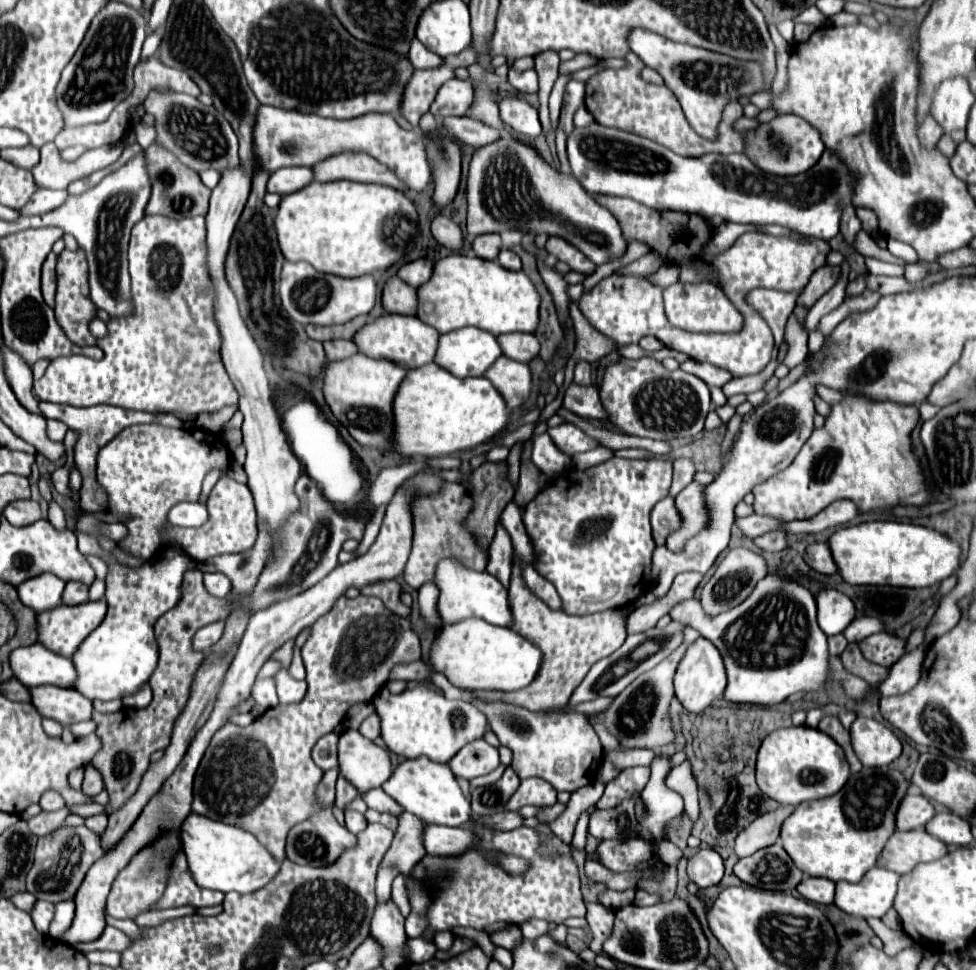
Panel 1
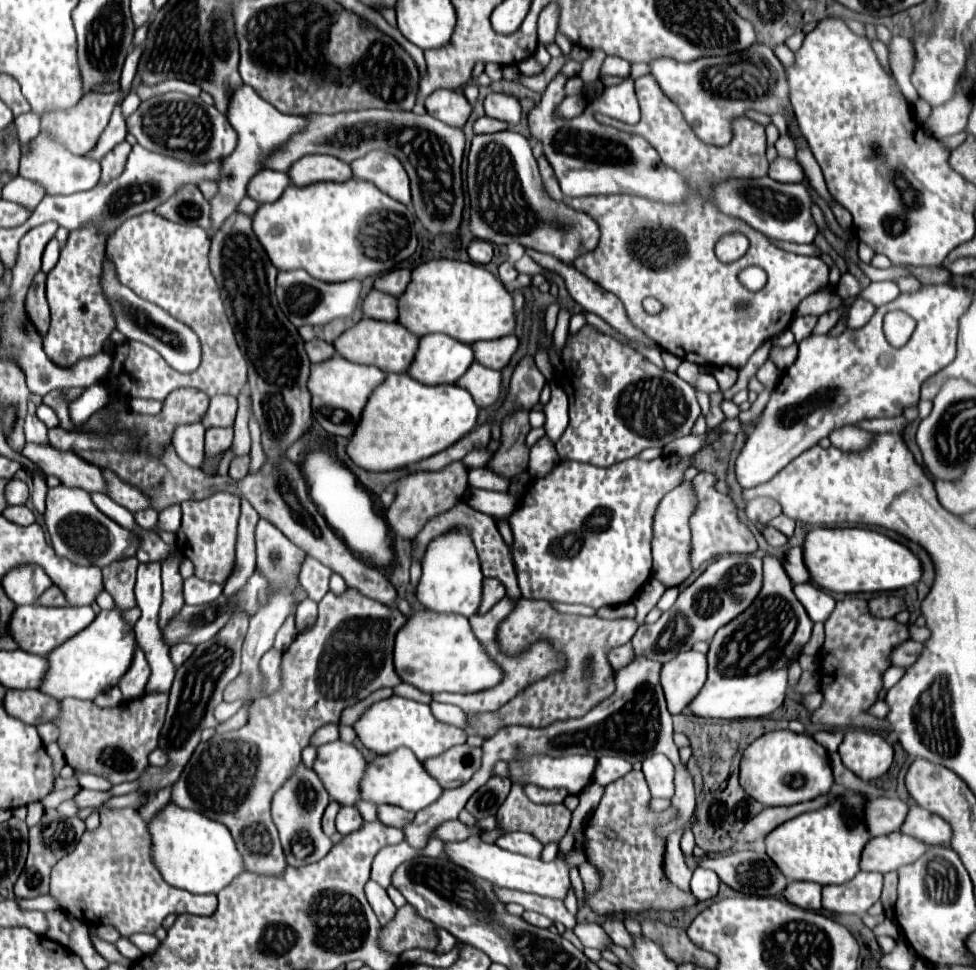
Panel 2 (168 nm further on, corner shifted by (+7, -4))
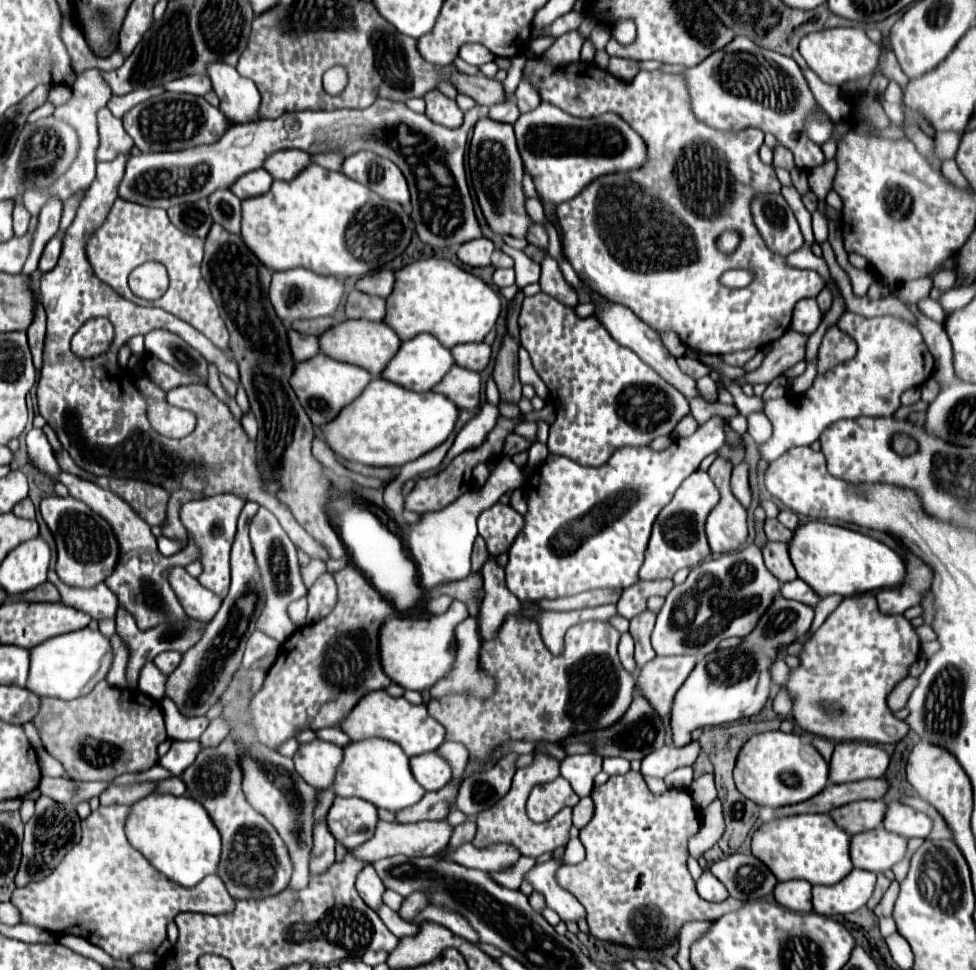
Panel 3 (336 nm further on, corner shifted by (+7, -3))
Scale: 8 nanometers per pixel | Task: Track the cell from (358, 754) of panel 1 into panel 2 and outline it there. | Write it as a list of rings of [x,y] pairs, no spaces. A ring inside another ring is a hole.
[[[335,740],[317,748],[313,772],[321,778],[331,800],[349,806],[359,800],[359,782],[365,766],[367,760],[353,744]]]

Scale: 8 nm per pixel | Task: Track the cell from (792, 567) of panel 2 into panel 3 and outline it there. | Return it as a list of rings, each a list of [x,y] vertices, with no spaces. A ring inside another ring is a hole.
[[[767,541],[767,543],[763,545],[763,559],[765,559],[767,569],[769,569],[781,583],[787,583],[787,581],[797,579],[797,571],[795,571],[795,567],[793,567],[793,563],[791,563],[787,543],[771,543],[771,541]]]

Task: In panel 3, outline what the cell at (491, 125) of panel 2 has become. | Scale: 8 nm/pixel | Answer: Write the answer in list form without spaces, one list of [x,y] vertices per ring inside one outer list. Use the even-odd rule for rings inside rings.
[[[507,99],[505,103],[499,103],[497,107],[489,109],[489,119],[493,119],[493,121],[501,121],[501,123],[513,125],[517,121],[517,117],[519,117],[519,109],[511,99]]]

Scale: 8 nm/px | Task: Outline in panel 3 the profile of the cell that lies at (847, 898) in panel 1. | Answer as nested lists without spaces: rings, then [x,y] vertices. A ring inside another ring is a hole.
[[[853,869],[837,885],[813,887],[813,909],[819,915],[845,915],[867,905],[877,883],[877,873]]]

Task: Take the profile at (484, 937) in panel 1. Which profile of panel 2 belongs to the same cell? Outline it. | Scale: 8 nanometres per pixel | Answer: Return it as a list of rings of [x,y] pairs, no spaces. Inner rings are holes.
[[[405,904],[397,910],[395,918],[383,928],[381,944],[385,950],[393,954],[401,954],[411,948],[433,950],[437,946],[437,936],[433,932],[433,924],[421,918],[413,906]]]

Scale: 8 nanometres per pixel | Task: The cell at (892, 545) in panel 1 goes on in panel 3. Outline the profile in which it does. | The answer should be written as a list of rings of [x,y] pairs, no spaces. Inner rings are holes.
[[[809,521],[801,525],[789,545],[789,555],[799,579],[803,579],[819,597],[833,593],[849,597],[873,589],[897,587],[907,575],[903,559],[881,541],[823,521]]]

